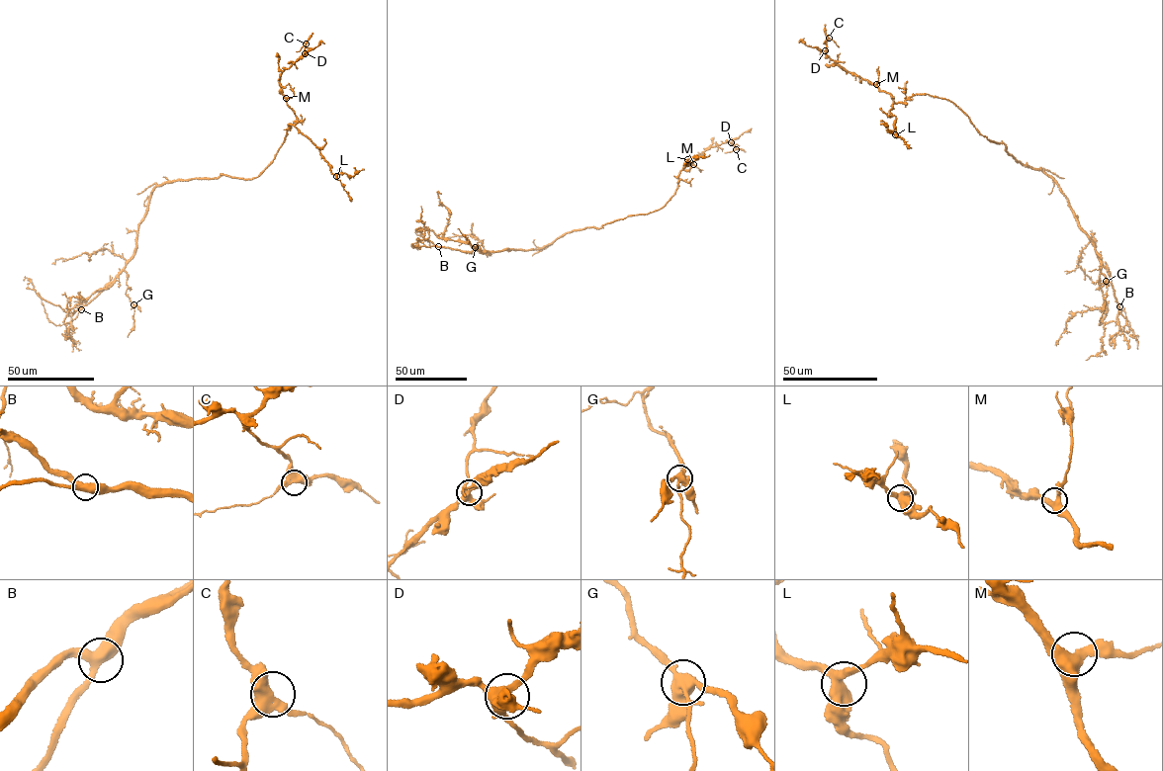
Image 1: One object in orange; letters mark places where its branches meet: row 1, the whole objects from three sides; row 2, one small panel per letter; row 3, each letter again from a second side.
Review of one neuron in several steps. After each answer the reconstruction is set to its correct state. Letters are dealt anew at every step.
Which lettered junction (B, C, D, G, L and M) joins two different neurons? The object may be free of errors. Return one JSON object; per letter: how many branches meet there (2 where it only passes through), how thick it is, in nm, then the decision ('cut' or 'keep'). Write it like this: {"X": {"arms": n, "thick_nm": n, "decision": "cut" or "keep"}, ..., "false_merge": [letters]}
{"B": {"arms": 3, "thick_nm": 440, "decision": "keep"}, "C": {"arms": 3, "thick_nm": 480, "decision": "keep"}, "D": {"arms": 4, "thick_nm": 400, "decision": "keep"}, "G": {"arms": 4, "thick_nm": 440, "decision": "keep"}, "L": {"arms": 3, "thick_nm": 480, "decision": "keep"}, "M": {"arms": 3, "thick_nm": 440, "decision": "keep"}, "false_merge": []}

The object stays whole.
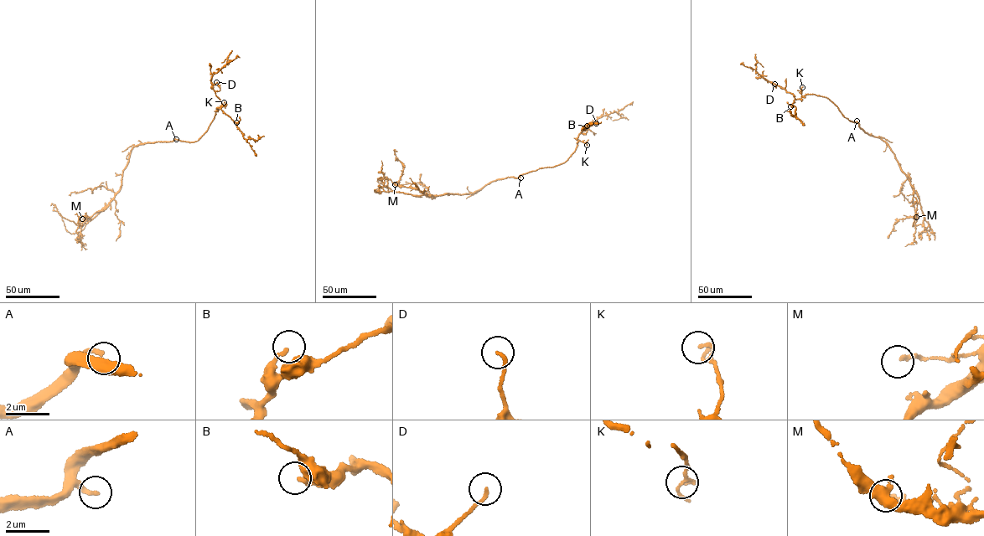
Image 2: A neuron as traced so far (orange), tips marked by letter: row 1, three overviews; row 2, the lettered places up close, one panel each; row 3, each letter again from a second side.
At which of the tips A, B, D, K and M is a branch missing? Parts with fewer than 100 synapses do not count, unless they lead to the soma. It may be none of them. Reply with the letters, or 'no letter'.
A

